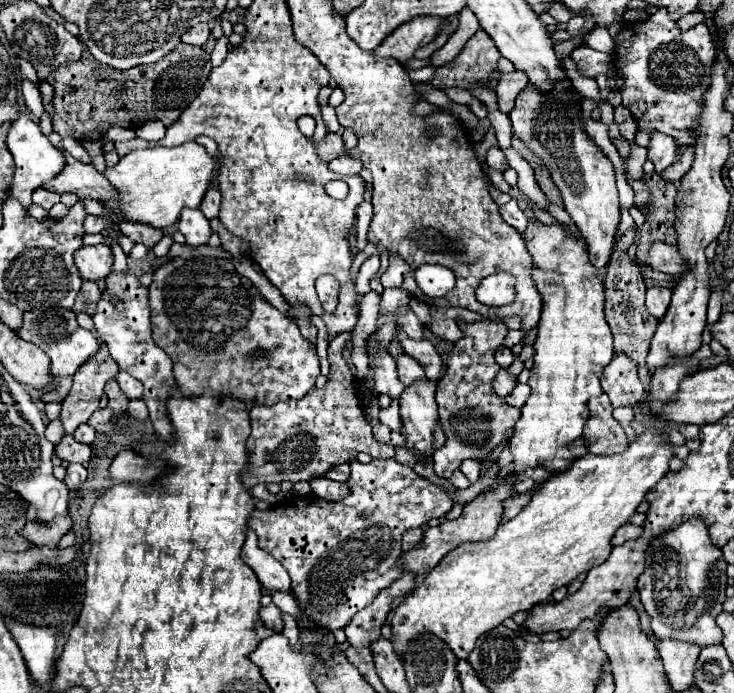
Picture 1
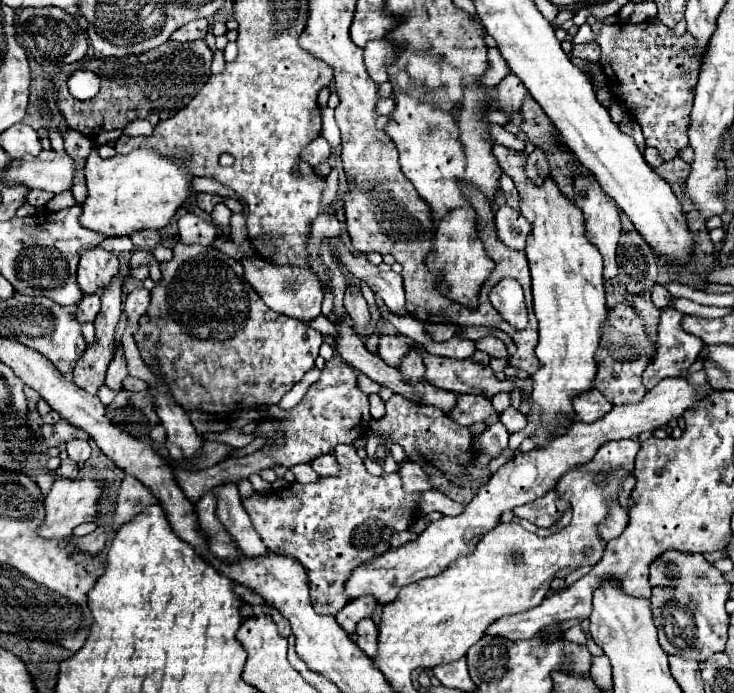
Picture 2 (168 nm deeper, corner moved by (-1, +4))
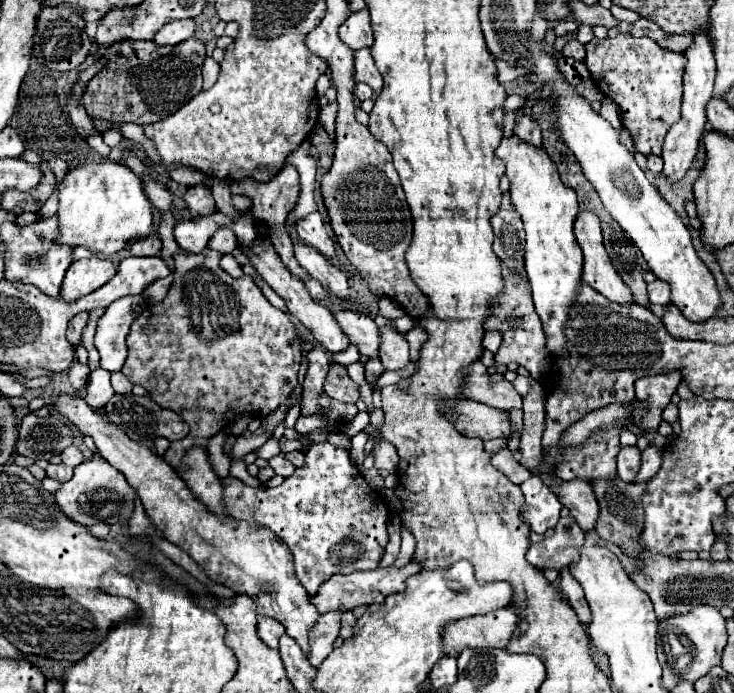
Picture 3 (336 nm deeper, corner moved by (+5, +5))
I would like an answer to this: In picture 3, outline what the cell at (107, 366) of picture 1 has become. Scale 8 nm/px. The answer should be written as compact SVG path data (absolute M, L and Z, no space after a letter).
M74 363L70 369L68 369L68 379L72 383L72 387L76 391L80 391L82 387L86 387L86 381L88 381L88 375L90 375L90 367L88 363Z

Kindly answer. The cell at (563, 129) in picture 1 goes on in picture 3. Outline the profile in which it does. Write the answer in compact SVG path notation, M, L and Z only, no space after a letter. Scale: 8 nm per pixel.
M592 211L578 213L574 221L574 235L578 245L584 251L584 273L582 279L608 297L614 303L632 303L630 289L622 283L620 275L610 263L610 257L602 243L602 227L600 217Z

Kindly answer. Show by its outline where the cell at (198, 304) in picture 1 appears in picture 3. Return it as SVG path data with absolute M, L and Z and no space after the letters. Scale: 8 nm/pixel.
M204 249L200 253L176 253L172 285L168 295L160 303L150 303L134 319L128 333L128 359L122 373L134 383L142 385L148 395L160 403L160 407L180 413L180 417L190 425L190 435L182 441L174 441L164 459L176 467L184 453L200 445L206 449L208 439L232 423L240 413L248 411L252 415L272 413L296 387L302 341L290 321L288 313L272 307L262 295L254 279L246 275L234 279L220 267L222 255L214 249Z

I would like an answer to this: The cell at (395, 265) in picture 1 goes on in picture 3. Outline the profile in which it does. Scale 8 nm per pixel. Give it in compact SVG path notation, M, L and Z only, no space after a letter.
M316 211L316 213L310 213L308 217L304 217L304 219L300 219L298 223L296 223L296 233L298 233L298 237L306 243L306 245L310 245L310 247L314 247L316 251L320 251L326 259L330 259L330 261L336 261L338 259L338 255L336 255L336 243L334 243L334 239L326 233L326 229L324 229L324 219L322 219L322 215Z

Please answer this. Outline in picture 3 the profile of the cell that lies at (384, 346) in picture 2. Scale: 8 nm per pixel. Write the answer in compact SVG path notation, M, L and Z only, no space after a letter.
M338 311L336 321L344 333L352 339L350 343L358 345L360 355L378 357L380 353L380 327L364 313L356 311Z

